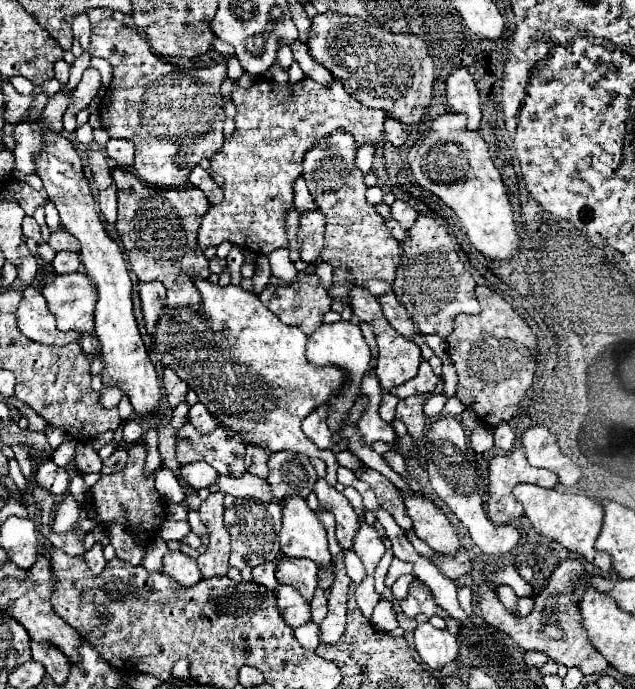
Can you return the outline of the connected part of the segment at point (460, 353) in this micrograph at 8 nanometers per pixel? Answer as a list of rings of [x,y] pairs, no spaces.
[[[476,288],[476,298],[482,310],[473,316],[459,314],[454,319],[452,334],[446,338],[450,346],[450,358],[458,372],[458,392],[456,398],[478,418],[494,428],[498,422],[508,422],[522,396],[532,384],[536,366],[536,336],[530,332],[520,314],[496,292],[488,288]]]

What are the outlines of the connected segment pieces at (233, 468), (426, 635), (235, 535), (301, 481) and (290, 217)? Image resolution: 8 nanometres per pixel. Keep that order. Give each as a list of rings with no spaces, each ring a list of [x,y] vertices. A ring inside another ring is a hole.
[[[184,424],[176,436],[176,456],[182,466],[204,460],[218,474],[242,476],[244,448],[246,444],[240,440],[240,436],[224,426],[218,426],[208,436],[200,436],[192,424]]]
[[[418,624],[414,630],[414,646],[422,662],[430,670],[440,670],[458,656],[458,638],[448,630],[436,630],[432,624]]]
[[[236,498],[234,506],[224,512],[224,524],[230,532],[230,566],[242,570],[246,566],[254,568],[278,558],[280,554],[280,526],[282,526],[282,508],[278,502],[262,502],[258,498]]]
[[[282,450],[270,456],[268,460],[266,482],[272,488],[272,496],[282,500],[284,496],[302,496],[306,498],[318,480],[314,466],[308,456],[296,454],[292,450]]]
[[[290,208],[286,212],[286,234],[288,234],[288,252],[290,252],[290,260],[298,260],[298,246],[296,246],[296,234],[298,234],[298,212],[294,208]]]

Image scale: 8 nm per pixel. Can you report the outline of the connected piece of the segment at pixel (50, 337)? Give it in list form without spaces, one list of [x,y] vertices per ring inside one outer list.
[[[26,286],[22,302],[18,306],[20,332],[26,338],[42,344],[64,346],[70,342],[78,342],[80,340],[78,332],[60,332],[56,328],[54,316],[50,314],[46,304],[40,304],[40,300],[44,300],[44,296],[32,286]]]

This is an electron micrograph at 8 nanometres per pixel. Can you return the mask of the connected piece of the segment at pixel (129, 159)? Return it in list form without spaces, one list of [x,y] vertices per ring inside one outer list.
[[[110,138],[106,144],[106,154],[112,158],[118,166],[132,166],[134,164],[134,144],[130,140],[116,140]]]

